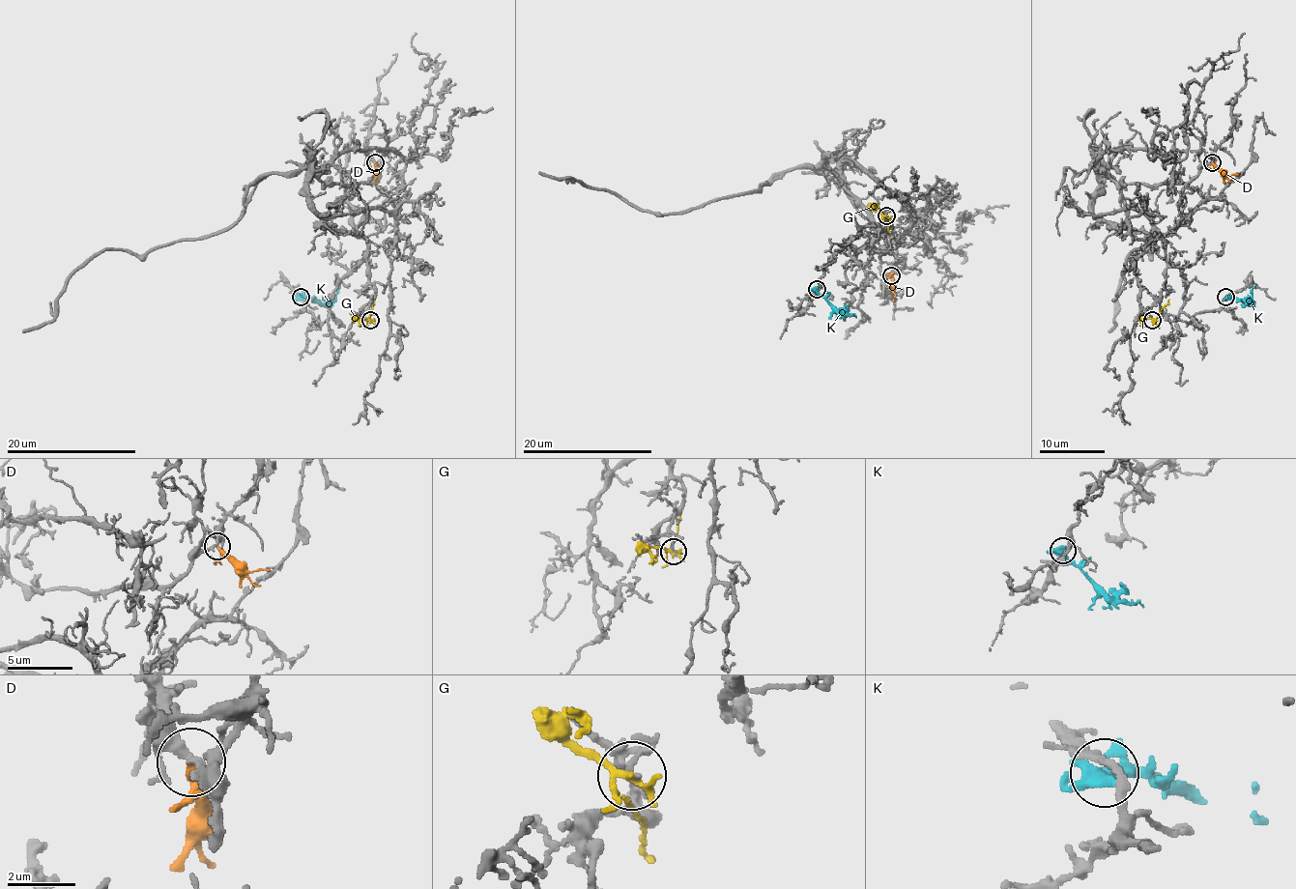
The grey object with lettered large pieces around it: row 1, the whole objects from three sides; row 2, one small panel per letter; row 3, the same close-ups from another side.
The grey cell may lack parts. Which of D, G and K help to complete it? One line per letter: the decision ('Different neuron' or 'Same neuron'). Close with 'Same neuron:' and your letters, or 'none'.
D: Different neuron
G: Different neuron
K: Different neuron
Same neuron: none

